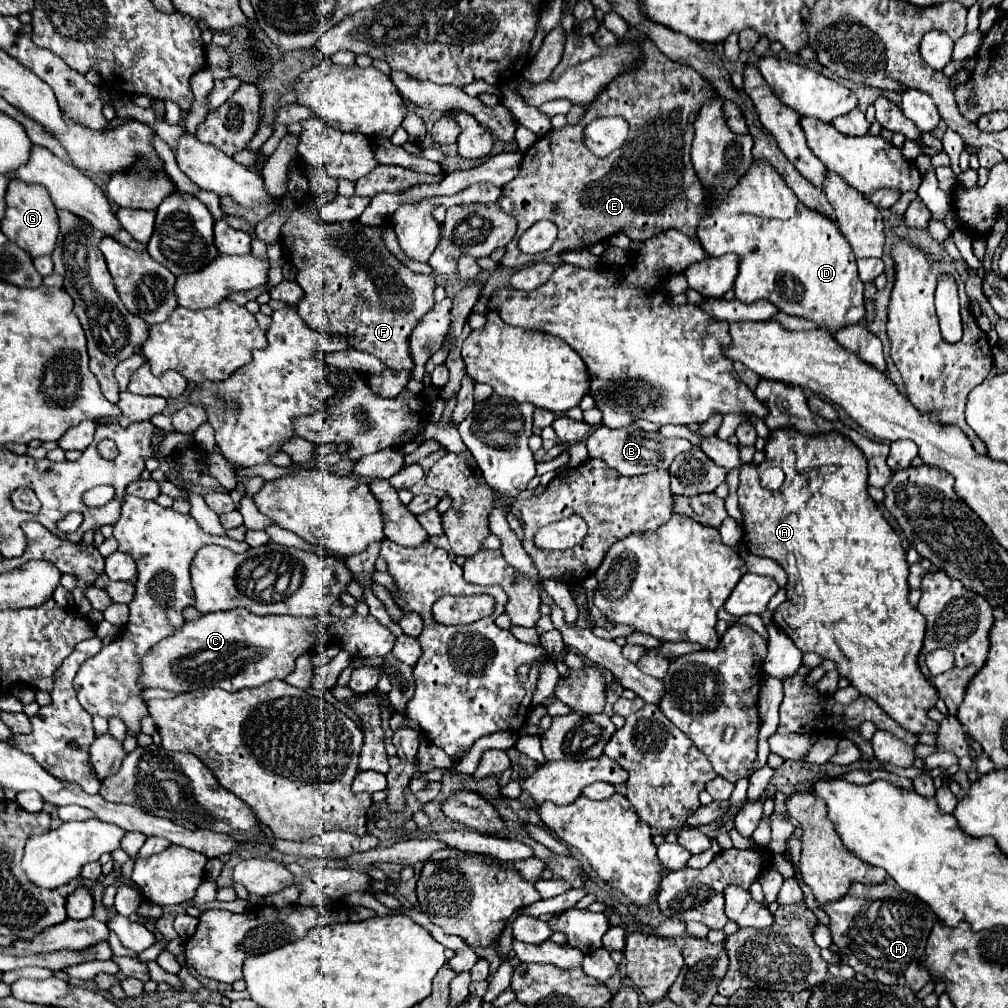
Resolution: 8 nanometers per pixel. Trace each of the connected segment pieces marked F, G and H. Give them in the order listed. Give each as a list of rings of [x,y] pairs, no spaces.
[[[293,201],[287,219],[281,227],[281,243],[287,243],[289,261],[297,267],[295,281],[305,291],[303,301],[297,305],[301,319],[323,335],[343,335],[351,349],[375,355],[391,369],[413,369],[407,351],[407,335],[415,327],[415,319],[433,307],[435,279],[427,273],[415,273],[403,265],[383,243],[381,227],[361,225],[357,221],[325,223],[321,219],[321,205],[309,201]]]
[[[9,179],[5,203],[7,203],[7,209],[5,209],[5,217],[1,221],[1,233],[9,241],[23,247],[31,257],[49,255],[57,241],[59,223],[57,223],[57,209],[51,203],[47,189],[41,185],[27,185],[21,179]]]
[[[887,877],[883,883],[851,883],[849,891],[839,899],[825,903],[821,907],[825,915],[829,917],[829,929],[833,943],[839,947],[839,959],[841,963],[847,963],[855,969],[855,973],[865,975],[871,981],[881,981],[887,985],[907,985],[915,993],[921,991],[929,983],[929,973],[925,969],[919,969],[921,955],[925,951],[925,941],[931,933],[931,927],[937,923],[937,915],[915,895],[903,891],[891,877]]]

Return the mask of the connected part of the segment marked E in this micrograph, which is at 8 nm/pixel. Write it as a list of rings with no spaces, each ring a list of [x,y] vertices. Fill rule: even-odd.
[[[639,39],[643,43],[643,51],[647,51],[647,63],[639,67],[639,71],[633,71],[631,75],[621,75],[615,79],[615,83],[609,83],[593,103],[593,107],[587,109],[587,115],[583,117],[581,123],[577,125],[565,125],[561,131],[547,133],[543,139],[539,139],[523,157],[521,171],[519,175],[509,181],[503,187],[503,195],[499,197],[499,207],[515,215],[519,219],[519,231],[515,239],[507,245],[507,253],[501,259],[503,267],[515,267],[521,269],[533,261],[543,261],[547,257],[559,255],[565,249],[583,249],[595,243],[601,243],[603,239],[611,237],[613,233],[627,233],[631,241],[647,241],[659,231],[667,229],[677,229],[685,235],[695,237],[695,223],[705,215],[703,207],[703,185],[697,179],[691,163],[691,141],[693,141],[693,121],[699,111],[699,107],[715,97],[715,91],[711,85],[691,67],[681,65],[665,57],[649,39]],[[609,115],[619,115],[629,123],[629,137],[627,141],[615,149],[607,157],[597,157],[593,155],[587,145],[585,145],[585,127],[599,119],[599,117],[609,117]],[[537,219],[549,219],[559,227],[557,241],[553,243],[551,249],[537,253],[537,255],[525,255],[519,249],[519,237],[533,225]]]

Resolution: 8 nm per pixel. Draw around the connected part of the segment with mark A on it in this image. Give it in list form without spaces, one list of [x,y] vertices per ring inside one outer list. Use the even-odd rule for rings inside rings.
[[[775,429],[769,433],[767,437],[767,445],[765,445],[765,461],[761,465],[743,465],[741,473],[739,473],[739,487],[737,487],[737,497],[739,497],[739,509],[743,513],[745,519],[745,545],[753,555],[759,557],[769,557],[773,561],[777,561],[785,573],[787,573],[787,599],[783,605],[779,605],[773,613],[773,623],[777,627],[781,627],[793,641],[795,645],[801,649],[803,653],[813,652],[825,659],[833,659],[837,663],[837,669],[841,673],[841,677],[847,677],[851,681],[851,685],[855,689],[859,689],[861,695],[871,697],[883,711],[887,711],[891,717],[895,717],[895,721],[903,727],[907,727],[907,731],[919,735],[919,733],[937,733],[939,725],[935,721],[931,721],[927,717],[927,711],[931,707],[935,707],[935,699],[937,691],[935,687],[923,677],[923,673],[919,671],[917,665],[917,655],[923,647],[923,637],[925,637],[925,619],[923,615],[909,605],[909,585],[907,585],[907,575],[909,575],[909,565],[905,561],[905,551],[901,547],[901,539],[899,535],[893,531],[893,527],[885,521],[883,513],[877,509],[875,501],[869,497],[867,493],[867,461],[863,451],[849,441],[849,437],[839,435],[837,431],[829,431],[829,433],[819,433],[819,435],[803,435],[795,429]],[[767,467],[781,467],[785,473],[785,481],[781,485],[781,489],[777,491],[767,491],[759,485],[759,475],[767,469]]]

